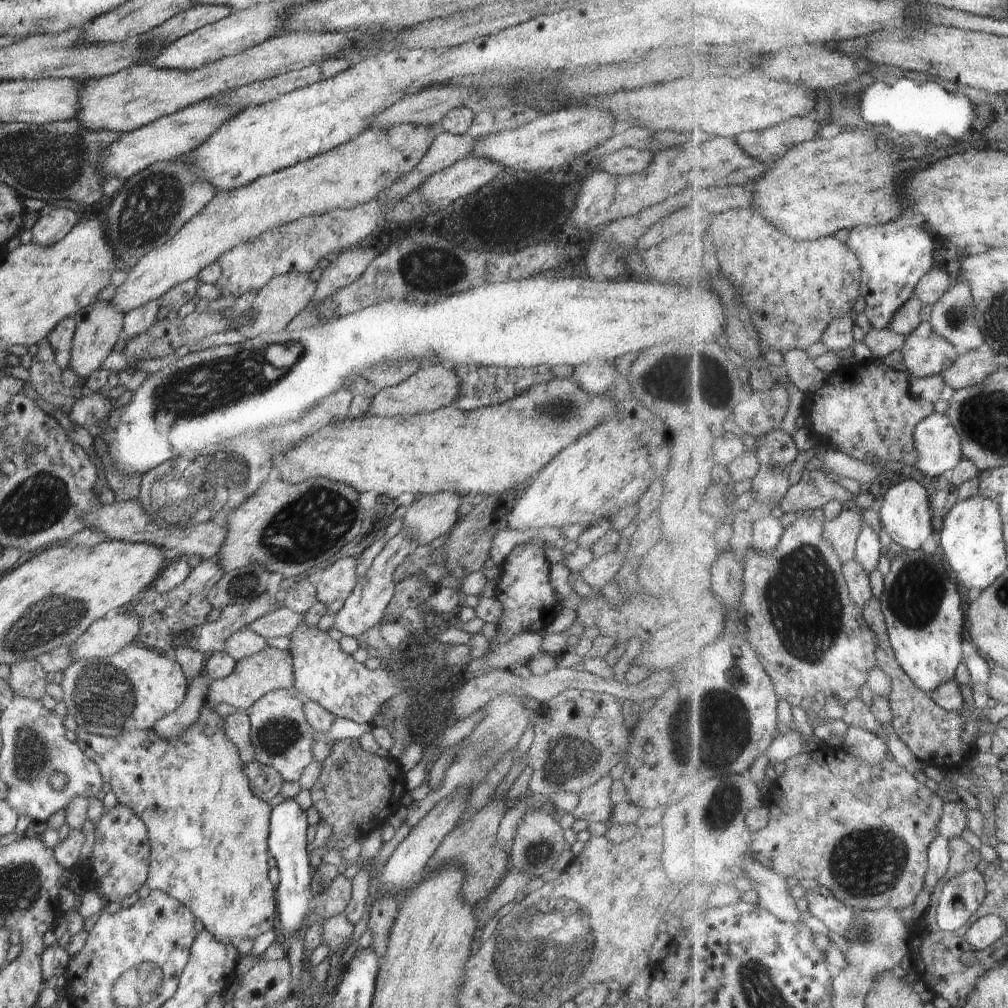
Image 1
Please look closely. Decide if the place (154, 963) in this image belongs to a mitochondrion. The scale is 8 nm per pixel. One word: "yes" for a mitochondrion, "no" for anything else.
yes

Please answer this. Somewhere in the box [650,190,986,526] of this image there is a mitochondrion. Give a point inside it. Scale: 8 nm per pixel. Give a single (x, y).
(961, 317)

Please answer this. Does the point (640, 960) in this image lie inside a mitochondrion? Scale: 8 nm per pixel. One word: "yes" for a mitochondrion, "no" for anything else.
no

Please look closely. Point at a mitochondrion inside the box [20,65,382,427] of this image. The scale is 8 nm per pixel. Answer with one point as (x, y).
(197, 391)

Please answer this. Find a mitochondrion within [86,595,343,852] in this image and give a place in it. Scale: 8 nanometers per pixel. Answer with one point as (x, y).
(275, 737)

